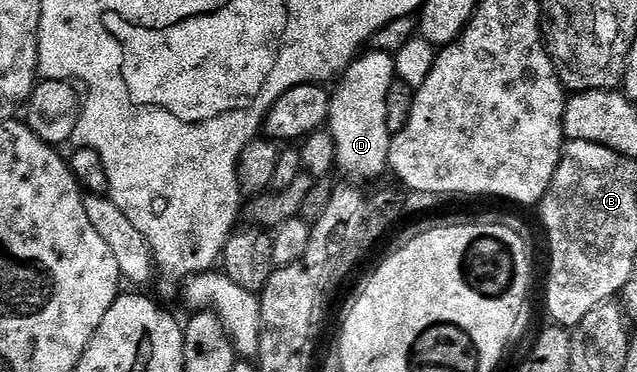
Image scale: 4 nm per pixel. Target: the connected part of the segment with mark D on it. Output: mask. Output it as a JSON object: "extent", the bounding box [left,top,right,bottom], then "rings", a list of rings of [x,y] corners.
{"extent":[327,51,396,181],"rings":[[[365,51],[349,64],[336,82],[337,90],[332,90],[327,131],[335,143],[336,168],[349,176],[346,178],[369,181],[389,169],[387,91],[391,91],[396,76],[390,54]]]}

